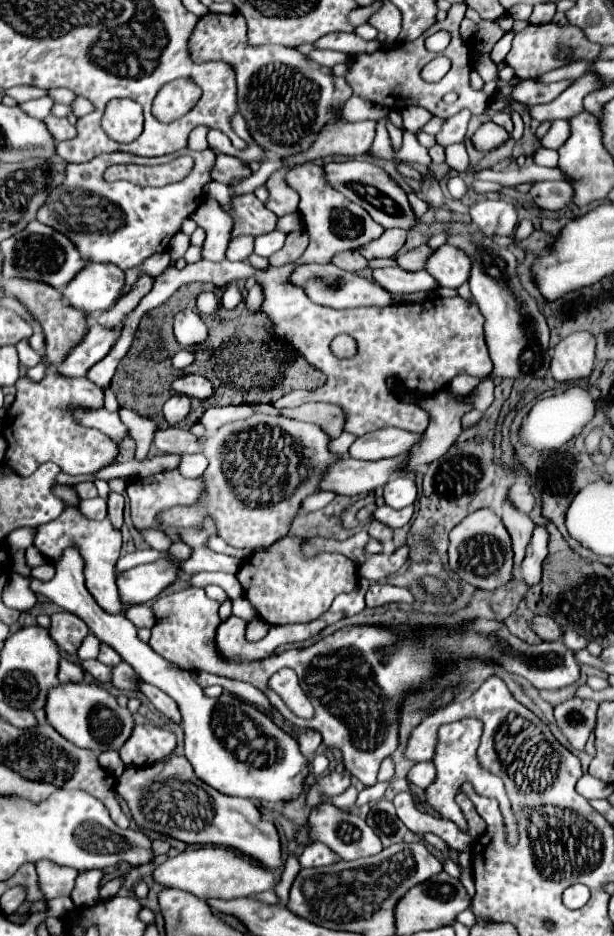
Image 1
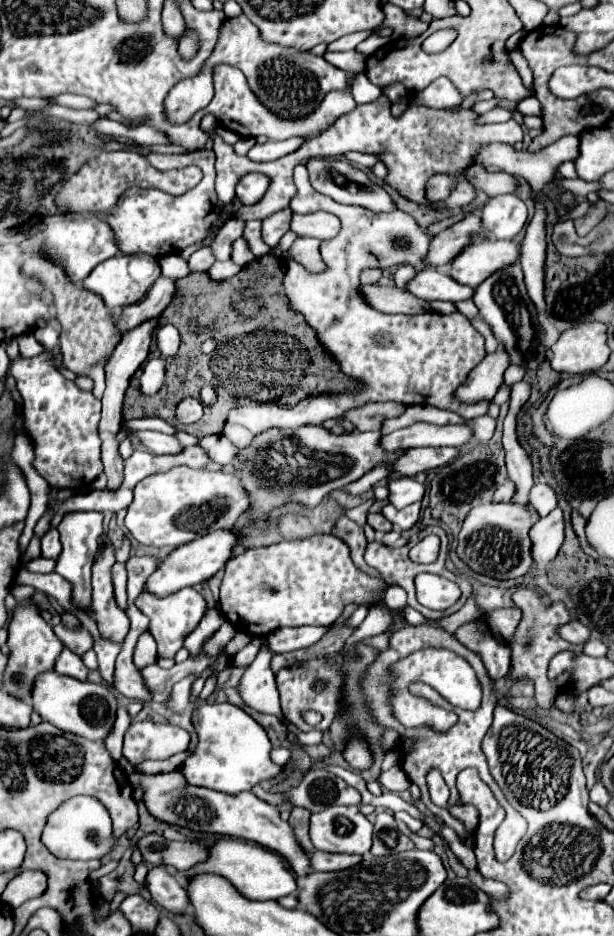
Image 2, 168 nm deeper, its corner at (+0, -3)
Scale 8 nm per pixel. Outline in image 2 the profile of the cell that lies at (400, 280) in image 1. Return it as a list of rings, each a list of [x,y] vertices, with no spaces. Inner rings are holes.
[[[435,268],[419,272],[407,286],[411,294],[423,300],[449,300],[449,302],[459,302],[459,300],[471,300],[475,294],[475,288],[465,286],[455,282],[451,276],[437,272]]]

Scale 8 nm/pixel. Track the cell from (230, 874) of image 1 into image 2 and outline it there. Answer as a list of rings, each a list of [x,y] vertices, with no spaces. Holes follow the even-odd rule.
[[[221,838],[211,846],[209,860],[203,864],[197,864],[195,868],[187,870],[181,874],[183,880],[189,880],[195,874],[205,874],[205,872],[215,872],[223,878],[227,878],[235,888],[249,900],[277,900],[281,896],[293,894],[297,890],[295,884],[295,874],[283,860],[283,856],[271,852],[269,848],[263,848],[255,842],[245,842],[239,838]]]

